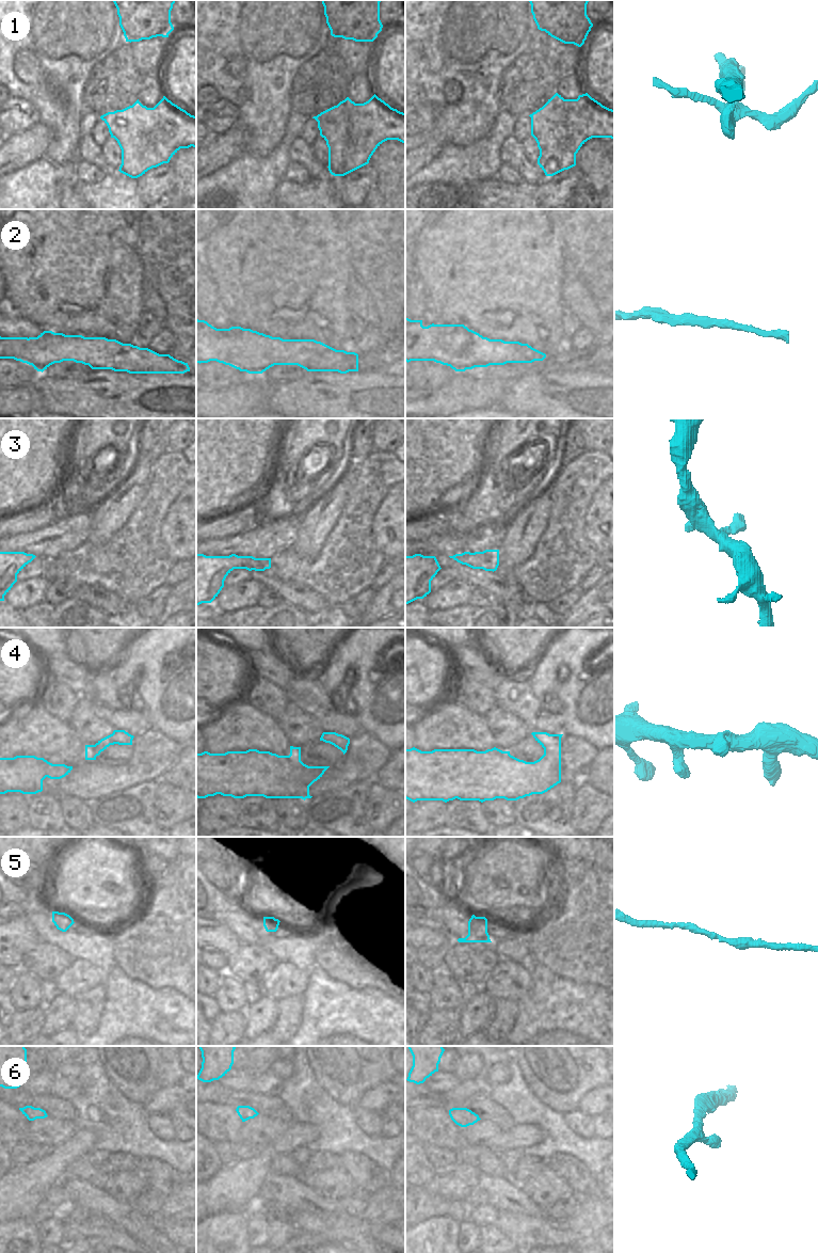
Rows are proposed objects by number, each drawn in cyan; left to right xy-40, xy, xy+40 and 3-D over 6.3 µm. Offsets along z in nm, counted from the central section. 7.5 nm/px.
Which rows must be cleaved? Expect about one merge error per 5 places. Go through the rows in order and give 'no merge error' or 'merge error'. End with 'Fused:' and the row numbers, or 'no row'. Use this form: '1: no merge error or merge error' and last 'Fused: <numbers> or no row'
1: merge error
2: no merge error
3: no merge error
4: no merge error
5: no merge error
6: no merge error
Fused: 1

